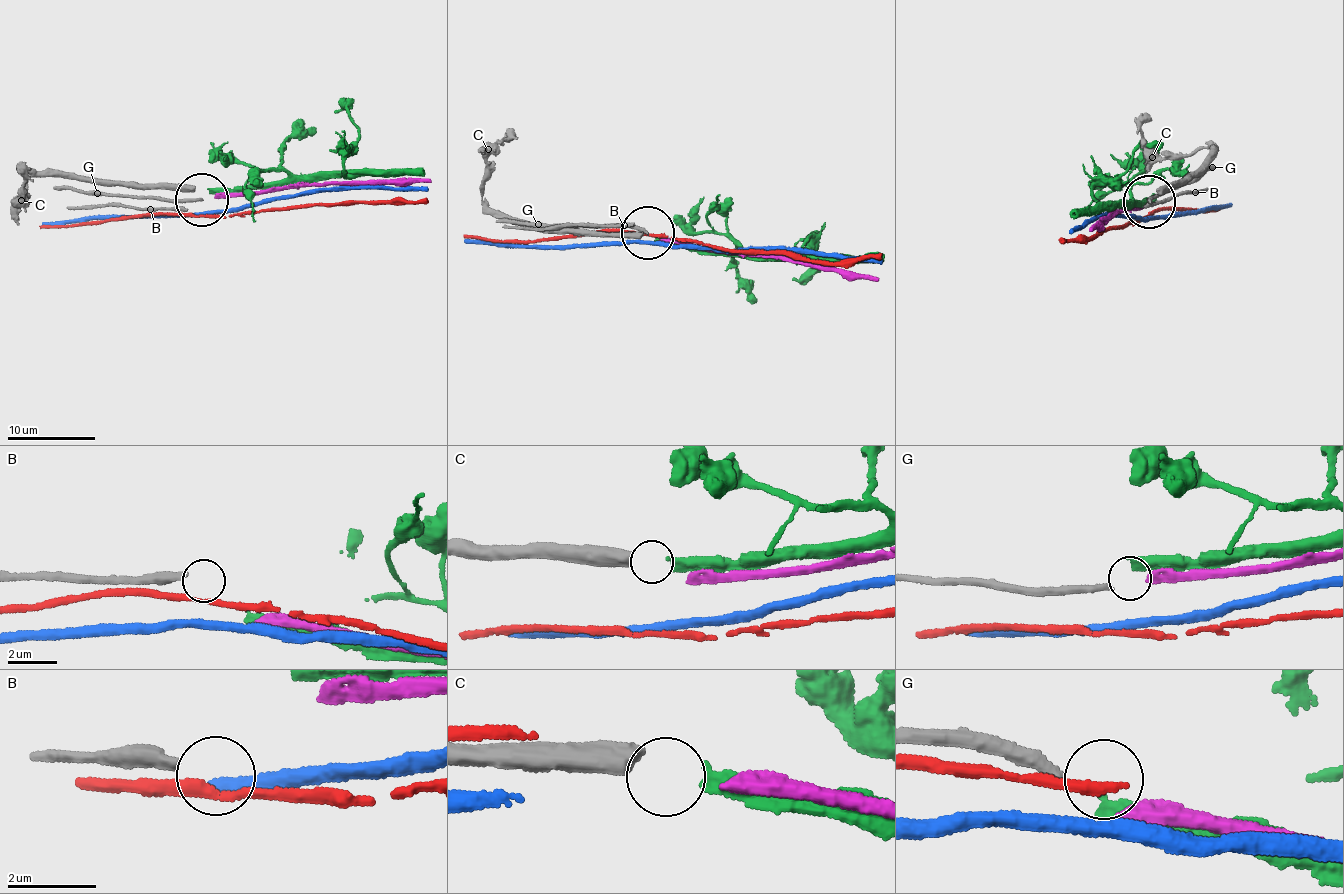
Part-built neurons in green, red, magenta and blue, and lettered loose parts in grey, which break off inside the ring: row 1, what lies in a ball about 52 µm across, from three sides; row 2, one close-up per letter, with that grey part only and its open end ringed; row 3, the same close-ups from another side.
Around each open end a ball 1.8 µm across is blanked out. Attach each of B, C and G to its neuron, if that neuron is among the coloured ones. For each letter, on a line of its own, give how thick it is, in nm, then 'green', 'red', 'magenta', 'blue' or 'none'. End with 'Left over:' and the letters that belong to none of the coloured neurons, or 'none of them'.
B: 320 nm thick; none
C: 480 nm thick; green
G: 280 nm thick; none
Left over: B, G

